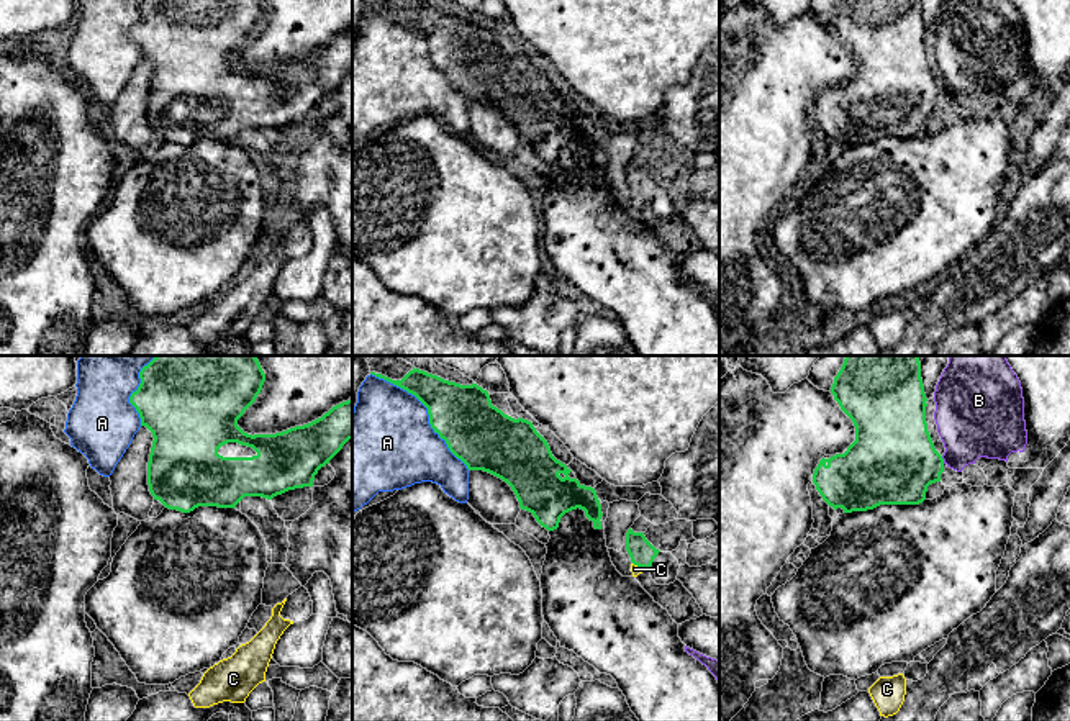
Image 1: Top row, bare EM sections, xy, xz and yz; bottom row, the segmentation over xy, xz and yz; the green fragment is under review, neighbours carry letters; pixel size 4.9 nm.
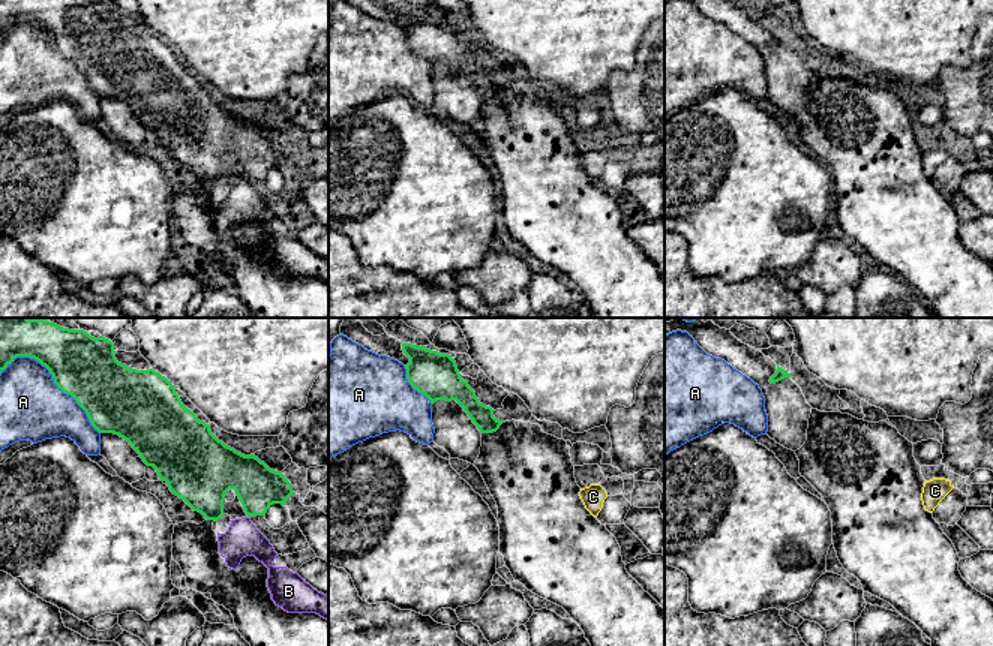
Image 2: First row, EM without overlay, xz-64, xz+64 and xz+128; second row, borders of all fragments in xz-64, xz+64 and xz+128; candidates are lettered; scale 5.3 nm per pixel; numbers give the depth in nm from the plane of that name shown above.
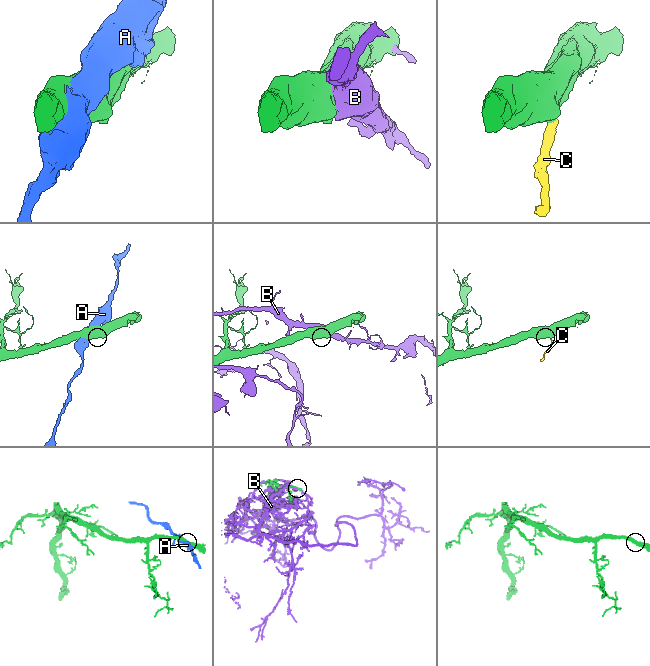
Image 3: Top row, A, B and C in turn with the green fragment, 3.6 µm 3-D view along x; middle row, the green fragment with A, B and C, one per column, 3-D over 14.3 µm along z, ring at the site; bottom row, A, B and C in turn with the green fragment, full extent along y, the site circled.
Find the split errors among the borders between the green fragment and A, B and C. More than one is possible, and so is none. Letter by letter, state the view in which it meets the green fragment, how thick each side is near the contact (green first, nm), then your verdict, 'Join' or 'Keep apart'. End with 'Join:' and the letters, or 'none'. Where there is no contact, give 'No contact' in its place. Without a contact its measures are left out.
A: Touches green in xz. Thickness 300 nm (green) against 460 nm. Keep apart
B: Touches green in yz. Thickness 420 nm (green) against 380 nm. Keep apart
C: Touches green in xz. Thickness 120 nm (green) against 50 nm. Join
Join: C

